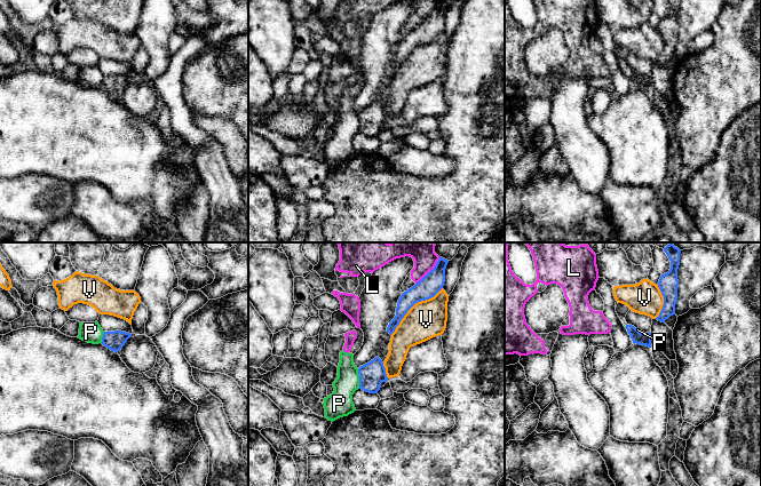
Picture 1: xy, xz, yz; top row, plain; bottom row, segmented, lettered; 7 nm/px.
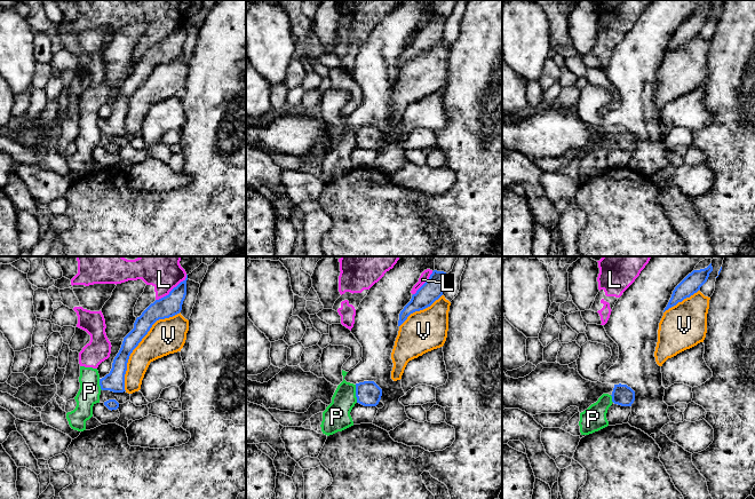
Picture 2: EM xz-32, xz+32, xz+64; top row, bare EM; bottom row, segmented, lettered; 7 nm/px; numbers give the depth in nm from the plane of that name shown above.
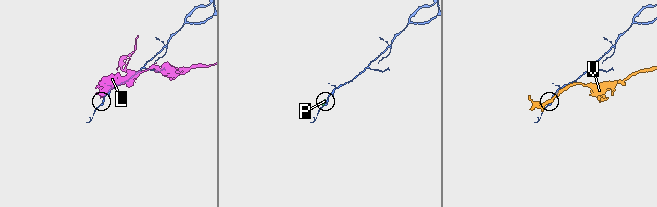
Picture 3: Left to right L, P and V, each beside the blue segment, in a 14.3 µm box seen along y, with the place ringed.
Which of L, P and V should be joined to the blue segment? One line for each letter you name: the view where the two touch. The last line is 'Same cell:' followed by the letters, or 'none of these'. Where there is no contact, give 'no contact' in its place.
Same cell: none of these

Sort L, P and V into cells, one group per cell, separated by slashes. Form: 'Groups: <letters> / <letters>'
Groups: L P / V

